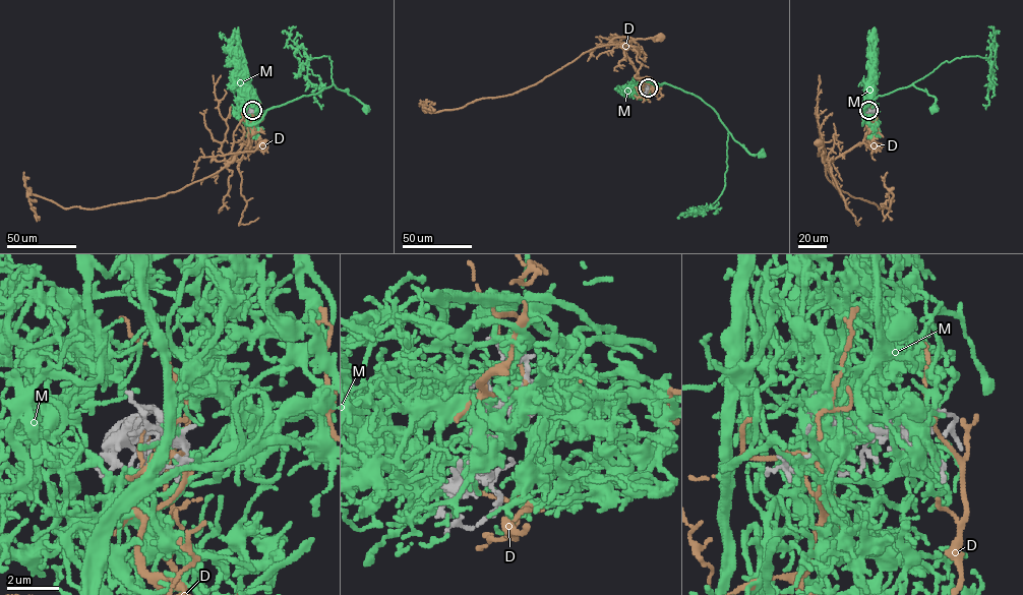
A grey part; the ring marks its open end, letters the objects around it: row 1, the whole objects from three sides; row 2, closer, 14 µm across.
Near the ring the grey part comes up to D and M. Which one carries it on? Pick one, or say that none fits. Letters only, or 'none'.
M

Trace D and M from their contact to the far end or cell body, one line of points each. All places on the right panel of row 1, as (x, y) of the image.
D: (868, 112), (870, 127), (859, 144), (824, 161), (818, 156), (818, 143)
M: (868, 110), (864, 108), (862, 125), (864, 109), (878, 96), (912, 84), (935, 98), (934, 108)

